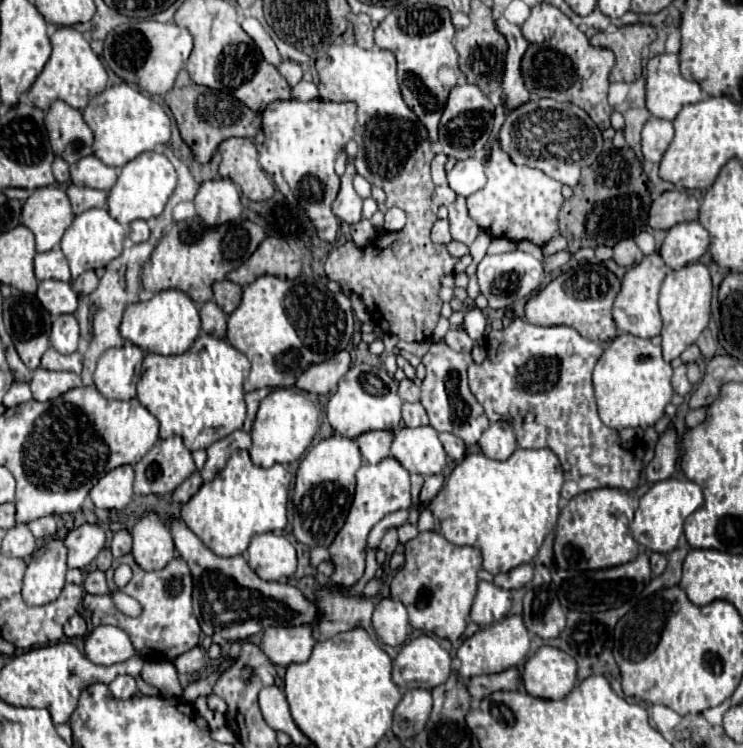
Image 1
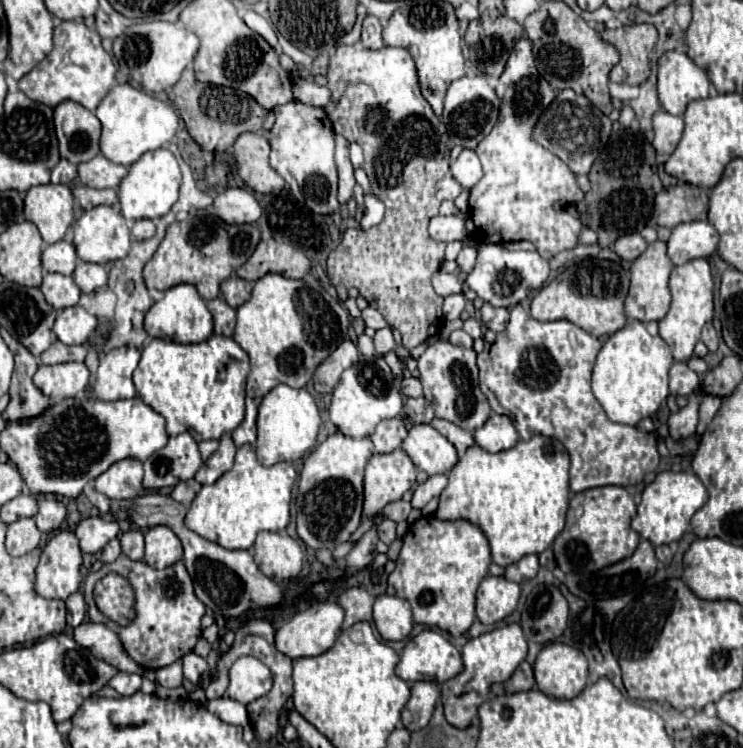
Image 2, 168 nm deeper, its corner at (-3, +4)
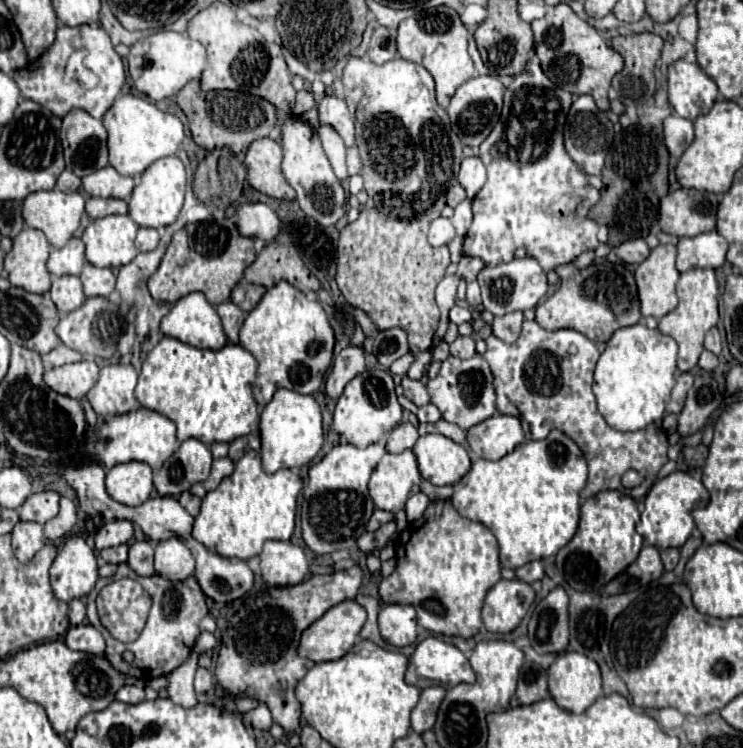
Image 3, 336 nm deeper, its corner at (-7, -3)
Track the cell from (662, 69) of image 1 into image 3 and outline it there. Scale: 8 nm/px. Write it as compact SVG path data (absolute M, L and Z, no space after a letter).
M676 60L668 66L668 100L680 118L696 120L716 100L716 84L700 70L698 64Z

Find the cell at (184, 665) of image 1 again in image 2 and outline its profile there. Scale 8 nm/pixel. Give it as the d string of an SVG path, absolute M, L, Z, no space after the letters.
M188 653L188 655L184 657L184 677L186 677L188 681L192 681L194 685L200 681L202 673L206 673L206 671L208 671L206 659L202 659L202 657L194 655L194 653Z

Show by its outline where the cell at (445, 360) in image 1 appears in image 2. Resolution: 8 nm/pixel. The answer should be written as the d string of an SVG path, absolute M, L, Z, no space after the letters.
M438 339L428 345L428 349L418 359L420 383L424 387L424 397L432 403L436 417L446 419L466 431L476 431L486 423L492 409L488 405L486 395L478 387L478 367L476 367L476 351L452 345L448 341Z

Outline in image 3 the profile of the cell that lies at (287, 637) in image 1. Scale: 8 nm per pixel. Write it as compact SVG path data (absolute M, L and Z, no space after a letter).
M354 600L340 602L338 606L330 608L322 618L318 618L314 624L310 624L302 632L302 638L298 644L298 654L312 662L326 662L326 660L342 658L346 654L346 650L350 650L350 646L354 646L364 620L366 620L366 610L362 606L358 606Z

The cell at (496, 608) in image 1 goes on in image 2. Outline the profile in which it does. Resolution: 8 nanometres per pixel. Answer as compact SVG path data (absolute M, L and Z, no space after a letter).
M488 575L478 587L476 615L482 623L492 625L506 619L518 605L520 585L506 577Z

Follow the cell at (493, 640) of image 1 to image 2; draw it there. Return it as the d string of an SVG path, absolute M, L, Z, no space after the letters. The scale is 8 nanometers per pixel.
M510 623L510 625L498 627L494 631L482 633L476 639L470 639L462 649L464 671L442 685L440 701L444 705L446 721L456 729L466 729L470 725L478 725L476 709L488 699L490 687L494 683L502 683L502 681L510 679L514 669L526 659L526 653L528 653L528 643L526 643L526 637L518 623Z

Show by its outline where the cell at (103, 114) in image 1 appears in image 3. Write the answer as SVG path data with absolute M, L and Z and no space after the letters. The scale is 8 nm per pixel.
M122 94L114 100L110 110L104 114L104 126L108 130L110 164L122 176L142 174L154 160L176 154L184 140L184 126L178 116L162 112L152 102L134 94Z

